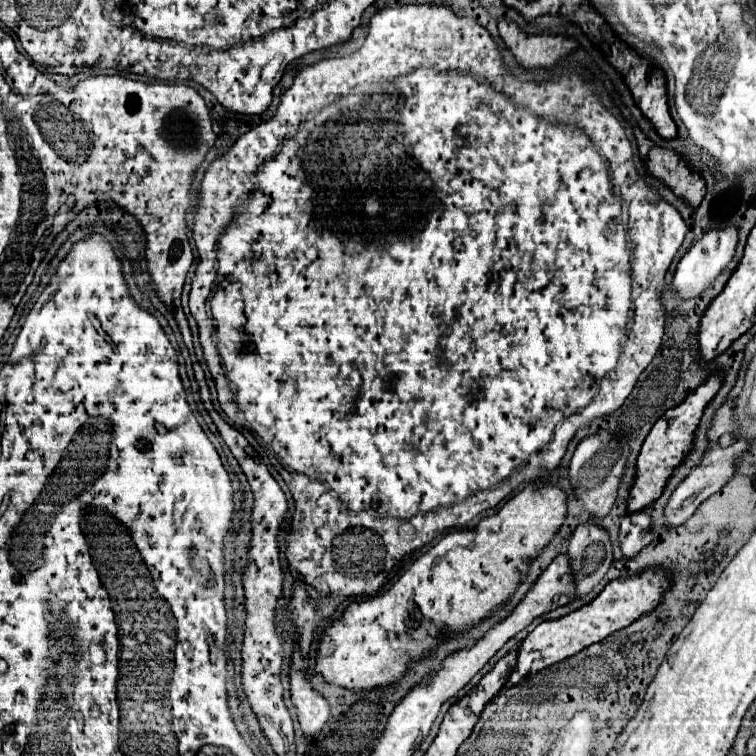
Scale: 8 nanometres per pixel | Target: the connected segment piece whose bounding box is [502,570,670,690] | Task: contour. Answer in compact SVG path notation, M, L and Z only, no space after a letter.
M646 570L634 578L622 578L622 580L614 580L610 582L600 596L596 596L588 606L582 606L576 612L570 612L564 618L558 620L544 620L540 622L518 646L518 658L516 658L516 666L512 668L506 684L502 686L502 690L518 684L524 676L532 676L556 662L562 662L570 656L574 656L576 652L580 652L582 648L604 640L606 636L610 636L612 632L616 632L618 628L628 626L632 620L636 620L638 616L642 616L642 612L650 612L652 608L656 608L662 600L662 592L664 588L668 588L670 584L670 576L662 570Z

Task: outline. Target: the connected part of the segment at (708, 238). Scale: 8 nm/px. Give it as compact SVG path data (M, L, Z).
M734 226L724 228L724 230L710 230L710 232L706 232L684 254L684 258L678 262L678 268L676 268L674 278L672 278L674 296L678 300L692 300L692 298L700 296L720 276L720 272L728 266L728 262L732 260L734 250L736 250L736 242L738 242L738 230Z

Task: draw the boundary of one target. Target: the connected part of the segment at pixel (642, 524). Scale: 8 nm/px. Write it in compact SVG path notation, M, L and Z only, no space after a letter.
M640 510L634 514L626 514L620 524L620 550L624 558L636 556L646 544L650 544L650 516L648 512Z

